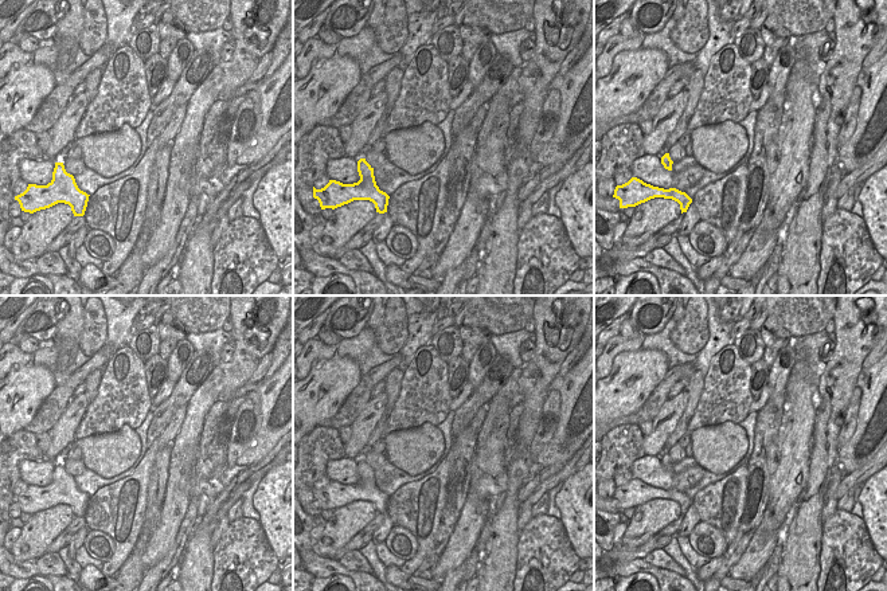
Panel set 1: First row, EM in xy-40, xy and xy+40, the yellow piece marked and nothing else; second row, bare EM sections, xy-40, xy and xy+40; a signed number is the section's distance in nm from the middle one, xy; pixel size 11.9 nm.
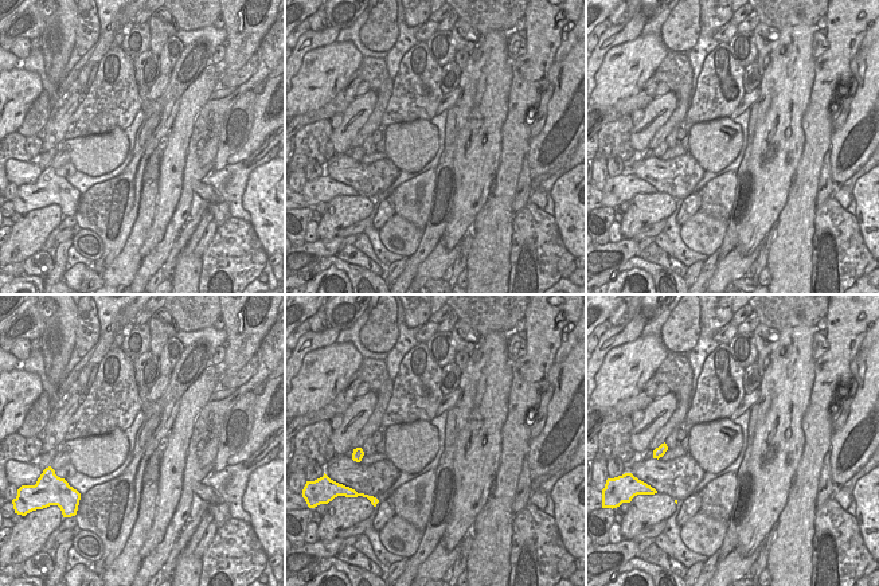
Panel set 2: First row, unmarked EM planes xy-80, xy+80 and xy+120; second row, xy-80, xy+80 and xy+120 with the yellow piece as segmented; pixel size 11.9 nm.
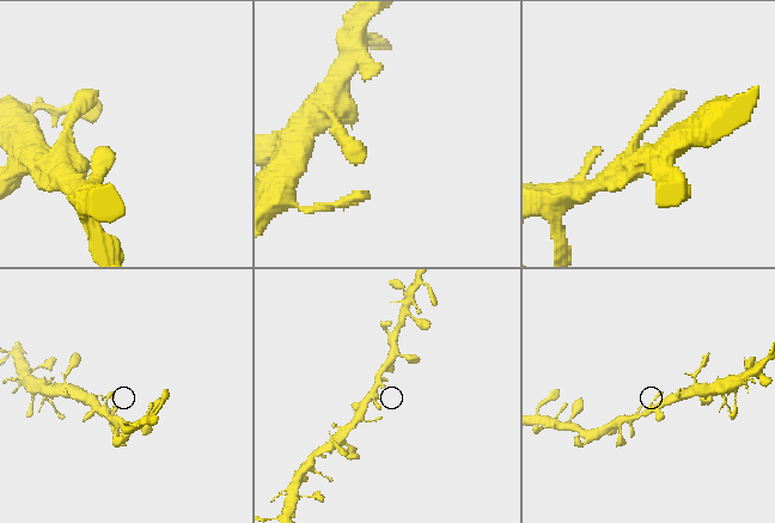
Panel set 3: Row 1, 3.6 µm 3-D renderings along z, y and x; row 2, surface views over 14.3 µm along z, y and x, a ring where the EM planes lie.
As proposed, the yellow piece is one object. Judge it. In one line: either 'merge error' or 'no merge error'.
no merge error

